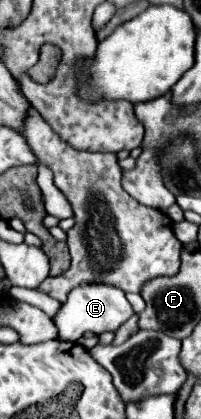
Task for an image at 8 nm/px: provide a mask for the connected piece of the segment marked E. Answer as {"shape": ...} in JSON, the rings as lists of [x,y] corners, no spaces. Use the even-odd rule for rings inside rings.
{"shape":[[[92,284],[92,286],[84,286],[84,288],[74,288],[68,294],[68,300],[62,304],[60,312],[54,316],[54,324],[58,326],[60,340],[76,342],[84,332],[94,332],[94,334],[114,332],[132,314],[134,314],[134,310],[128,304],[124,292],[120,292],[118,288],[108,288],[104,284]]]}

